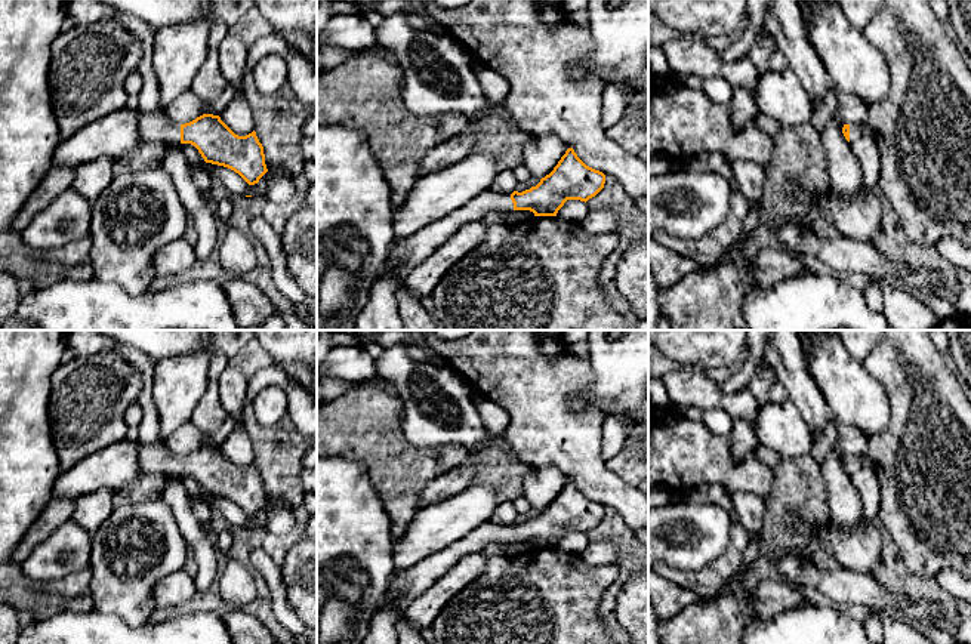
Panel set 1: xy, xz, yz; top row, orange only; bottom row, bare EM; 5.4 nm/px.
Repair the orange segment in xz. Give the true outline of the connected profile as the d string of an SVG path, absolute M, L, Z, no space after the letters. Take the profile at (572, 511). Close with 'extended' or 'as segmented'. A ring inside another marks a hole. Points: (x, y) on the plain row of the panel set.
M568 480L554 502L536 518L512 526L487 521L460 540L425 557L416 566L397 570L383 601L392 601L404 611L413 600L468 554L481 552L491 543L512 542L530 542L534 548L557 548L567 531L586 534L604 520L604 515L605 506L586 497L574 481Z | extended

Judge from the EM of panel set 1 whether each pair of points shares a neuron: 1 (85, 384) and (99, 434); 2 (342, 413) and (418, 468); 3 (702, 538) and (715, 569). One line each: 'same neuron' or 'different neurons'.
1: same neuron
2: same neuron
3: different neurons

